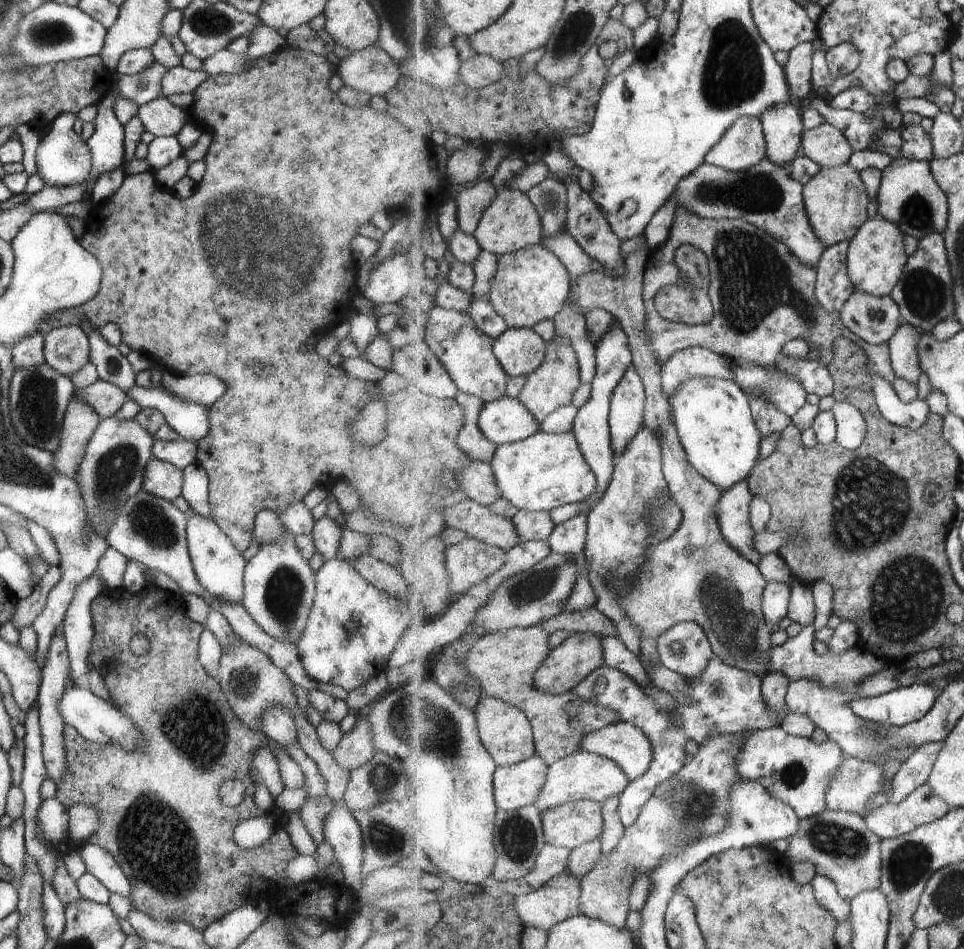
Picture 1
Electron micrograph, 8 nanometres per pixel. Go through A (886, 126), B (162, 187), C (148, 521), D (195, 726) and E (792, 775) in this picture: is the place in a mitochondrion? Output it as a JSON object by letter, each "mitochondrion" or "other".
{"A":"other","B":"other","C":"mitochondrion","D":"mitochondrion","E":"mitochondrion"}

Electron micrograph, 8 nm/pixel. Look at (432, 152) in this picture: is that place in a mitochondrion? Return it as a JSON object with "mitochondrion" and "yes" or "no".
{"mitochondrion":"no"}

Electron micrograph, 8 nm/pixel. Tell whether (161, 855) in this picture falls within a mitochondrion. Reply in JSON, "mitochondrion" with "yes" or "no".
{"mitochondrion":"yes"}

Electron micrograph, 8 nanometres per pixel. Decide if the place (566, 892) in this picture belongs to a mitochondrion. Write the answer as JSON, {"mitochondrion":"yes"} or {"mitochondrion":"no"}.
{"mitochondrion":"no"}

